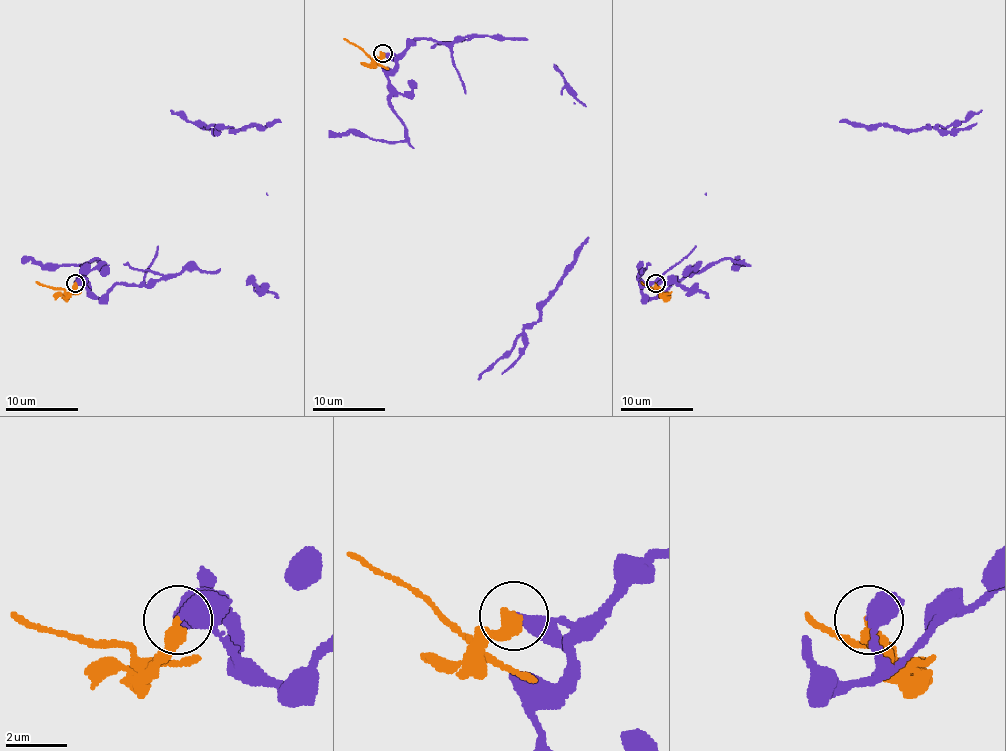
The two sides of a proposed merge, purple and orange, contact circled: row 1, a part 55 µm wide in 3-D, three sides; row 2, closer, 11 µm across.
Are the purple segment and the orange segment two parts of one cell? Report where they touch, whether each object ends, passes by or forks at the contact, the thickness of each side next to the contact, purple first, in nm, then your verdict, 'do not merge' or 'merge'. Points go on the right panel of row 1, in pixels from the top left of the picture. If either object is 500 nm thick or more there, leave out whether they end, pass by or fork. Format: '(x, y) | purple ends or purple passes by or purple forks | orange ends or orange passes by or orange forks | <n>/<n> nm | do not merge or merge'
(656, 283) | 500/400 nm | do not merge

